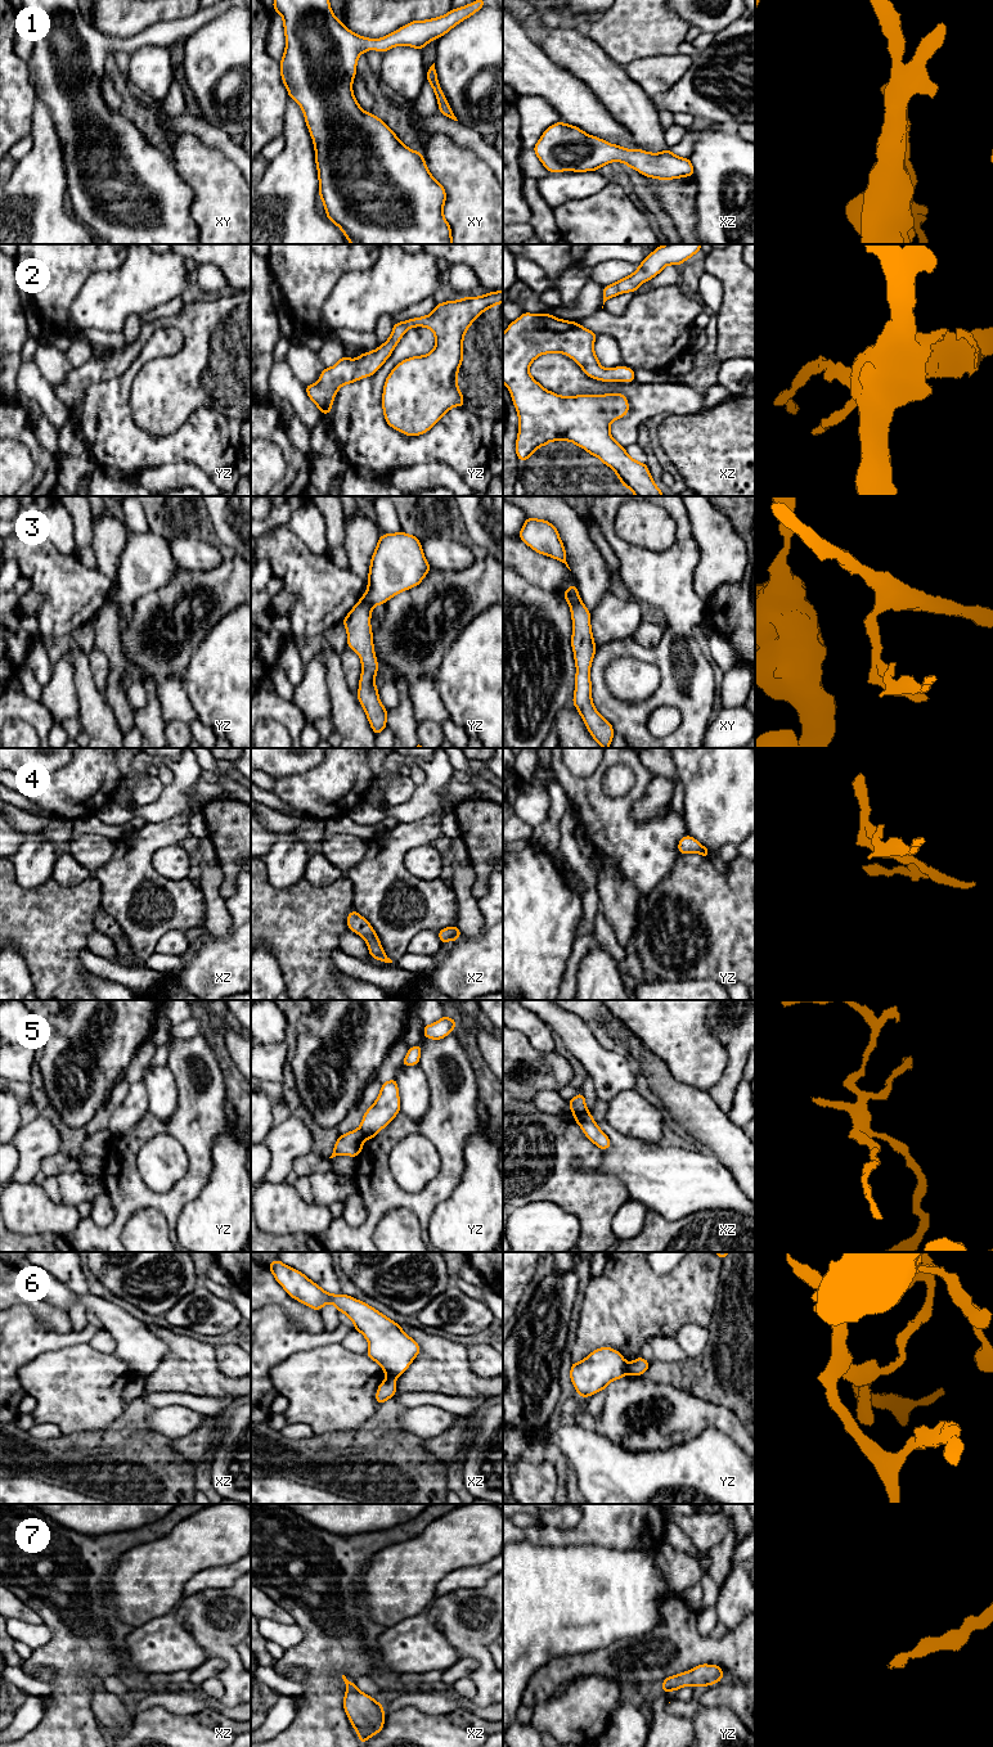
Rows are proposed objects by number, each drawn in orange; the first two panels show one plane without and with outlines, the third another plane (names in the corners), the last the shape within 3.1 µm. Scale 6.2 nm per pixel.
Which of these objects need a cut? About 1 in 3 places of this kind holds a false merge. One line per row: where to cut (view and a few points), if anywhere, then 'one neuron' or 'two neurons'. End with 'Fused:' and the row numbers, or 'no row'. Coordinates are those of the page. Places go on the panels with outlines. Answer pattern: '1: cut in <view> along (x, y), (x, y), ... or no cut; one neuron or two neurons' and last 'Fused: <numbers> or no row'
1: no cut; one neuron
2: no cut; one neuron
3: cut in yz along (360, 599), (371, 608); two neurons
4: no cut; one neuron
5: cut in xz along (587, 1110), (574, 1113); two neurons
6: cut in yz along (627, 1363), (629, 1373); two neurons
7: no cut; one neuron
Fused: 3, 5, 6

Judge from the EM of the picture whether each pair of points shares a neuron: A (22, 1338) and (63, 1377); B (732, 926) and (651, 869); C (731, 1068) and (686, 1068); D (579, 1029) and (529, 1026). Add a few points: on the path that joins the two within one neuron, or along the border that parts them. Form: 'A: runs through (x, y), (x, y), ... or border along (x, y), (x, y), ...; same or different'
A: border along (68, 1346), (35, 1356), (16, 1373); different
B: border along (682, 855), (648, 892), (639, 895); different
C: border along (717, 1039), (726, 1050), (727, 1065), (706, 1090); different
D: border along (534, 1013), (553, 1032); different

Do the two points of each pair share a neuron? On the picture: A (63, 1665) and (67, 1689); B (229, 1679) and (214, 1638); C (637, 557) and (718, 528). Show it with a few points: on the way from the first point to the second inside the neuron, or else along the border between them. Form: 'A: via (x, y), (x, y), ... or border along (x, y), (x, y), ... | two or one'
A: via (67, 1671), (67, 1683) | one
B: via (230, 1669), (230, 1656), (223, 1648) | one
C: border along (684, 509), (699, 550), (697, 566) | two

